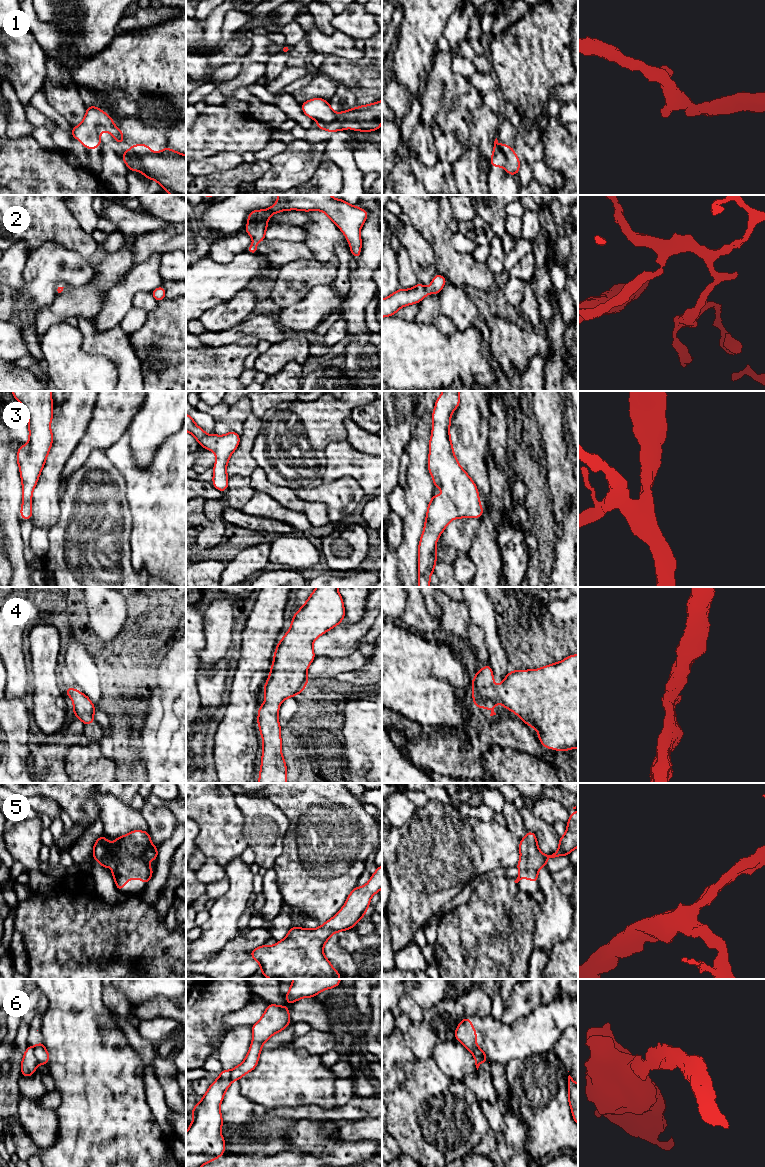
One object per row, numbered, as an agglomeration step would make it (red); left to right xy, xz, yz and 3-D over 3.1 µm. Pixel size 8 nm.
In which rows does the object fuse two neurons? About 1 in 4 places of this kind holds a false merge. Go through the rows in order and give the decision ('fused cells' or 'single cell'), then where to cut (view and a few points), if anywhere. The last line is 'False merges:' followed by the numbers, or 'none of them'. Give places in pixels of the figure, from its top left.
1: fused cells; cut in xy along (129, 153), (130, 160), (136, 165)
2: single cell; no cut
3: single cell; no cut
4: single cell; no cut
5: single cell; no cut
6: fused cells; cut in xy along (32, 1047), (38, 1063)
False merges: 1, 6

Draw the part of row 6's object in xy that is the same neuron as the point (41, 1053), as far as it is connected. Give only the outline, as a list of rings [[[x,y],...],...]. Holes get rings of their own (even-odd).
[[[40,1041],[38,1044],[36,1044],[34,1047],[34,1054],[36,1056],[37,1062],[40,1065],[46,1065],[49,1062],[49,1053],[45,1046],[43,1045],[43,1042]]]

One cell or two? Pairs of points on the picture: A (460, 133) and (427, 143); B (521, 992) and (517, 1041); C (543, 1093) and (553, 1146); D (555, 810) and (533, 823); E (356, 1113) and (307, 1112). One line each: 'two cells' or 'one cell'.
A: two cells
B: two cells
C: one cell
D: two cells
E: one cell

